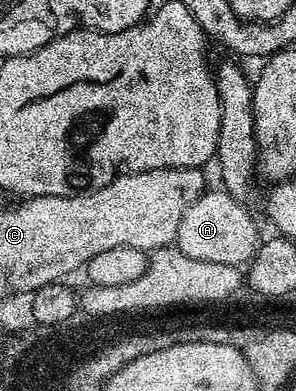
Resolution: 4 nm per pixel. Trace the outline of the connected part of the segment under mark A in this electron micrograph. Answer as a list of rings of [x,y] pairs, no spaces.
[[[220,188],[207,190],[192,205],[188,206],[188,211],[180,220],[180,227],[177,228],[174,241],[178,250],[194,260],[205,260],[209,263],[228,264],[229,266],[242,266],[249,263],[258,251],[262,236],[259,236],[251,214],[242,205],[244,204],[239,199]]]

